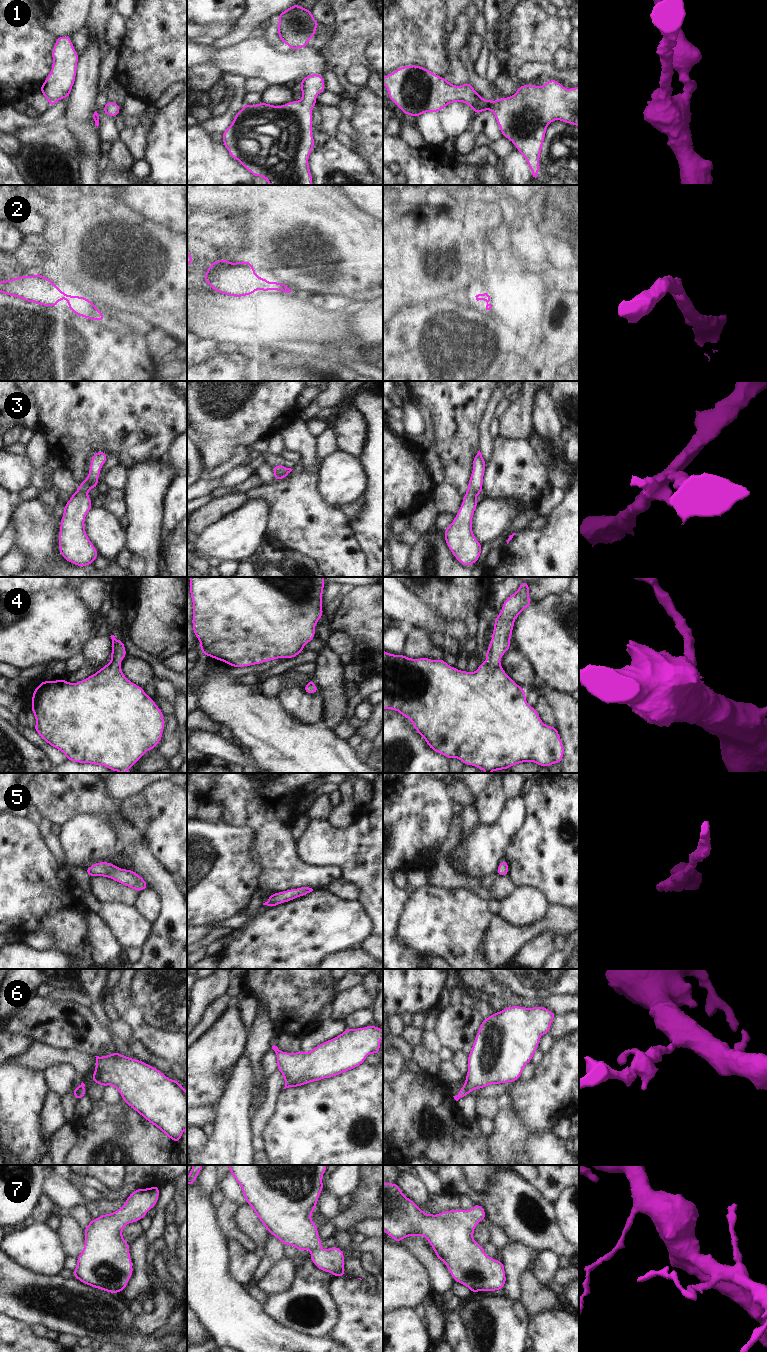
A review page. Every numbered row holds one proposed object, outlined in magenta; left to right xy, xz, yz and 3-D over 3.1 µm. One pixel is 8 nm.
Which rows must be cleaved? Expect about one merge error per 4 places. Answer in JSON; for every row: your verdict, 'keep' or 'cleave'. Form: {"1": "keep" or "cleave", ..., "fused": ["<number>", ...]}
{"1": "keep", "2": "keep", "3": "keep", "4": "keep", "5": "keep", "6": "keep", "7": "keep", "fused": []}

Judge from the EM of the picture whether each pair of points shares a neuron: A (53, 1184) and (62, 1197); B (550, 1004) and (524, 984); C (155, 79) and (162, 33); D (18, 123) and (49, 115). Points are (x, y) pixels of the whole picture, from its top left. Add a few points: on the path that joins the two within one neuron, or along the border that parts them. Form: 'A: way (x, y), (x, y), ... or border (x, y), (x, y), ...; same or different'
A: way (56, 1187), (62, 1194); same
B: border (519, 995), (525, 998), (565, 996); different
C: way (155, 68), (155, 52), (162, 44); same
D: way (26, 122), (35, 122), (41, 119); same

